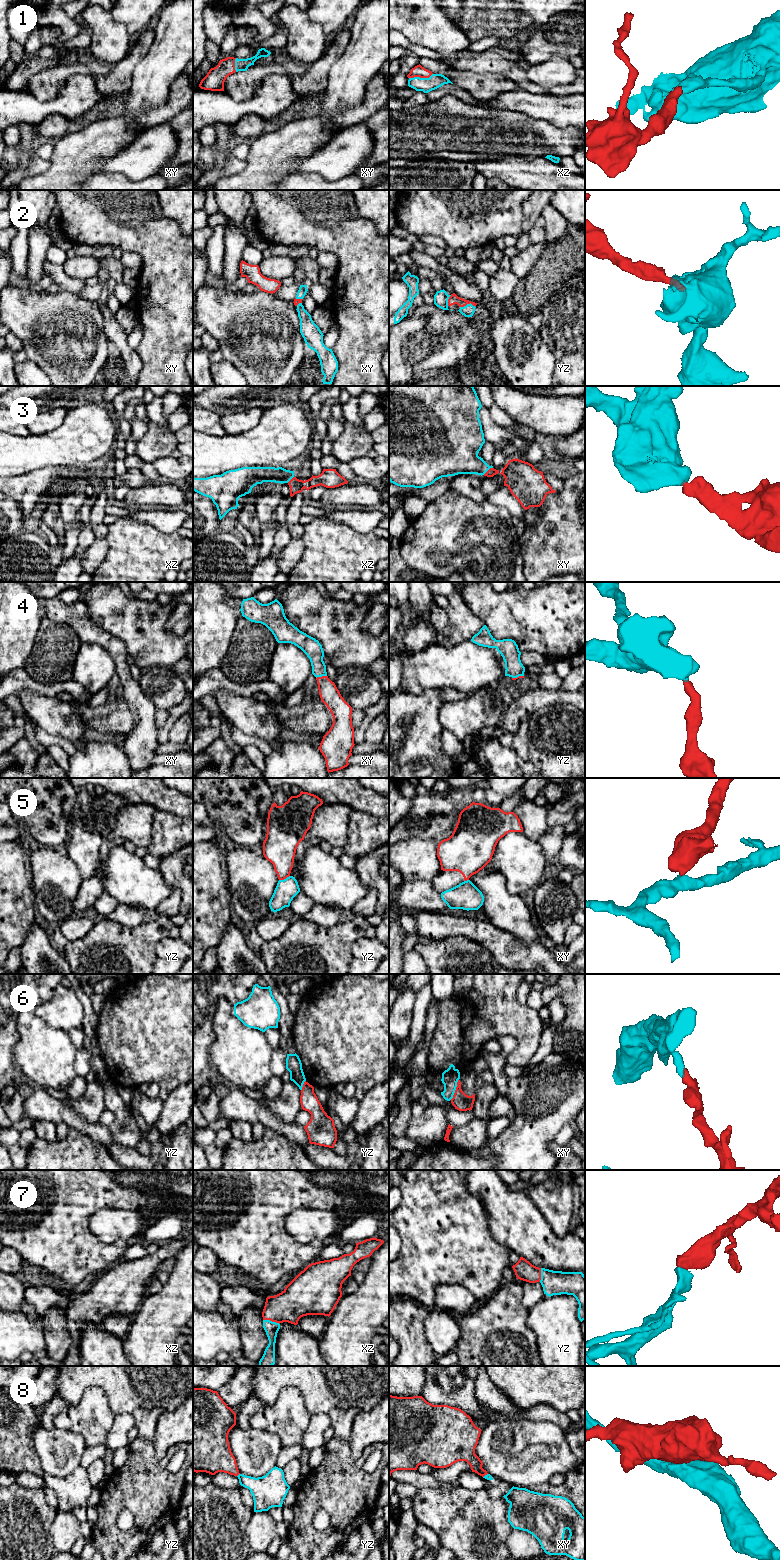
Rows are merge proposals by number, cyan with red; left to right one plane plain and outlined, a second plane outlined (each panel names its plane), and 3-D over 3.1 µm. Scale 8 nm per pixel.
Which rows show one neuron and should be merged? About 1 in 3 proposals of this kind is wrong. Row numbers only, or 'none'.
1, 2, 3, 4, 7

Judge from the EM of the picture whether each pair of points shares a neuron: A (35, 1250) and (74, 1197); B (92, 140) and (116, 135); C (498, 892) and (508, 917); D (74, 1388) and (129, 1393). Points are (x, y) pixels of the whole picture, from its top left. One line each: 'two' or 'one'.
A: one
B: one
C: one
D: one

